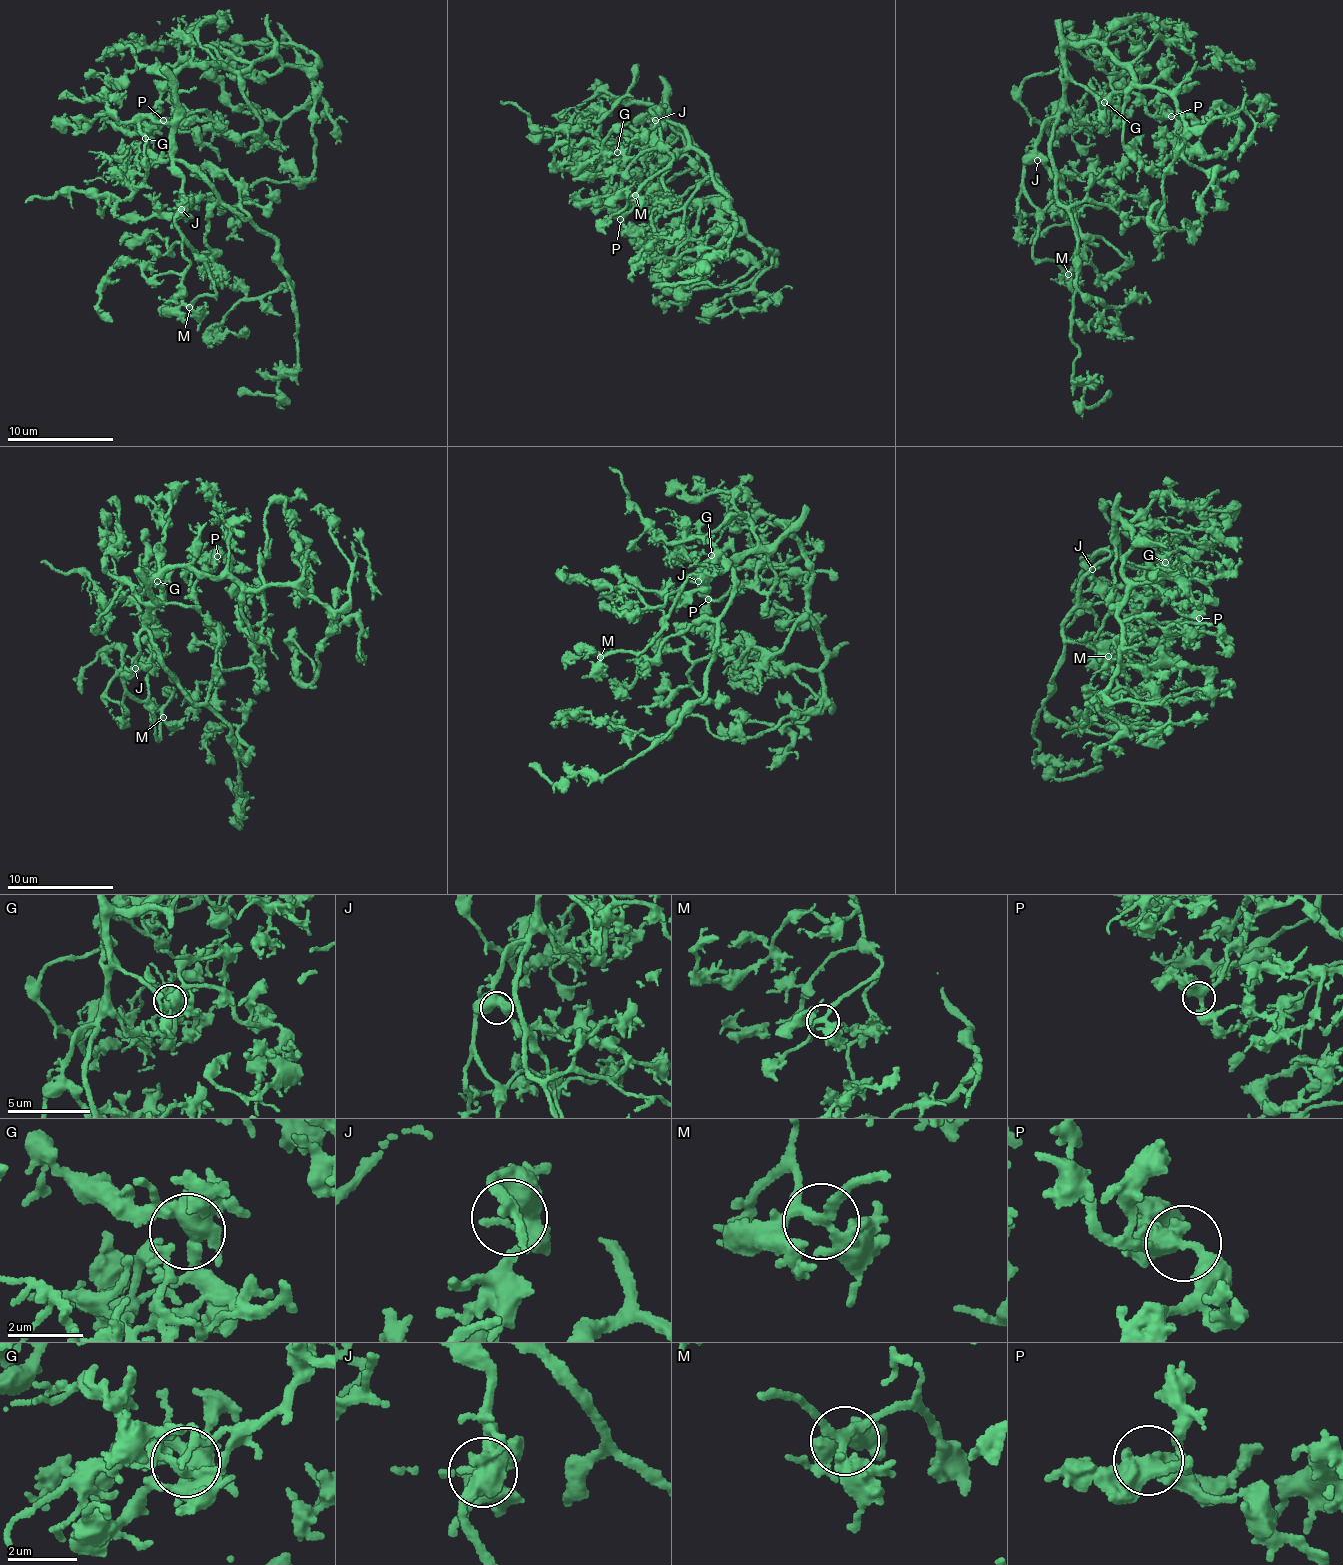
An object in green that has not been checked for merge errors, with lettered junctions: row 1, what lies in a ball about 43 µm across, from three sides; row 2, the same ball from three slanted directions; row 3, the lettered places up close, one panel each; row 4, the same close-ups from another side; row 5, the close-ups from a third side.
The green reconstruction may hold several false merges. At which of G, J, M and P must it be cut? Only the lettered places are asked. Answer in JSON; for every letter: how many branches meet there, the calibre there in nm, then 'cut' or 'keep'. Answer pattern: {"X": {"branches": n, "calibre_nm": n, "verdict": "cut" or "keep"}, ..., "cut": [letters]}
{"G": {"branches": 8, "calibre_nm": 460, "verdict": "keep"}, "J": {"branches": 3, "calibre_nm": 240, "verdict": "keep"}, "M": {"branches": 4, "calibre_nm": 260, "verdict": "keep"}, "P": {"branches": 3, "calibre_nm": 400, "verdict": "keep"}, "cut": []}

